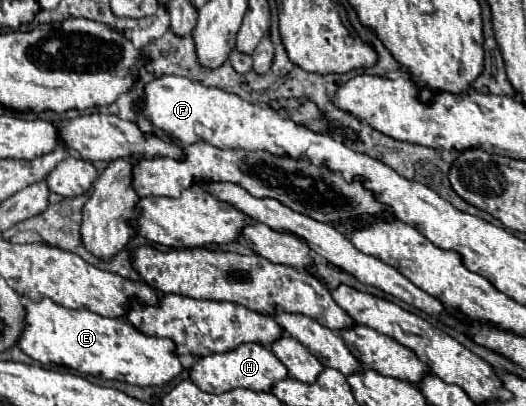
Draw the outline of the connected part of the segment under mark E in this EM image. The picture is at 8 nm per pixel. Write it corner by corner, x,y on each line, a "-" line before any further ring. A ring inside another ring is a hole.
51,298
25,306
25,326
17,346
41,364
67,366
101,380
121,380
137,386
165,386
181,372
171,340
145,336
125,318
105,318
85,308
69,310

